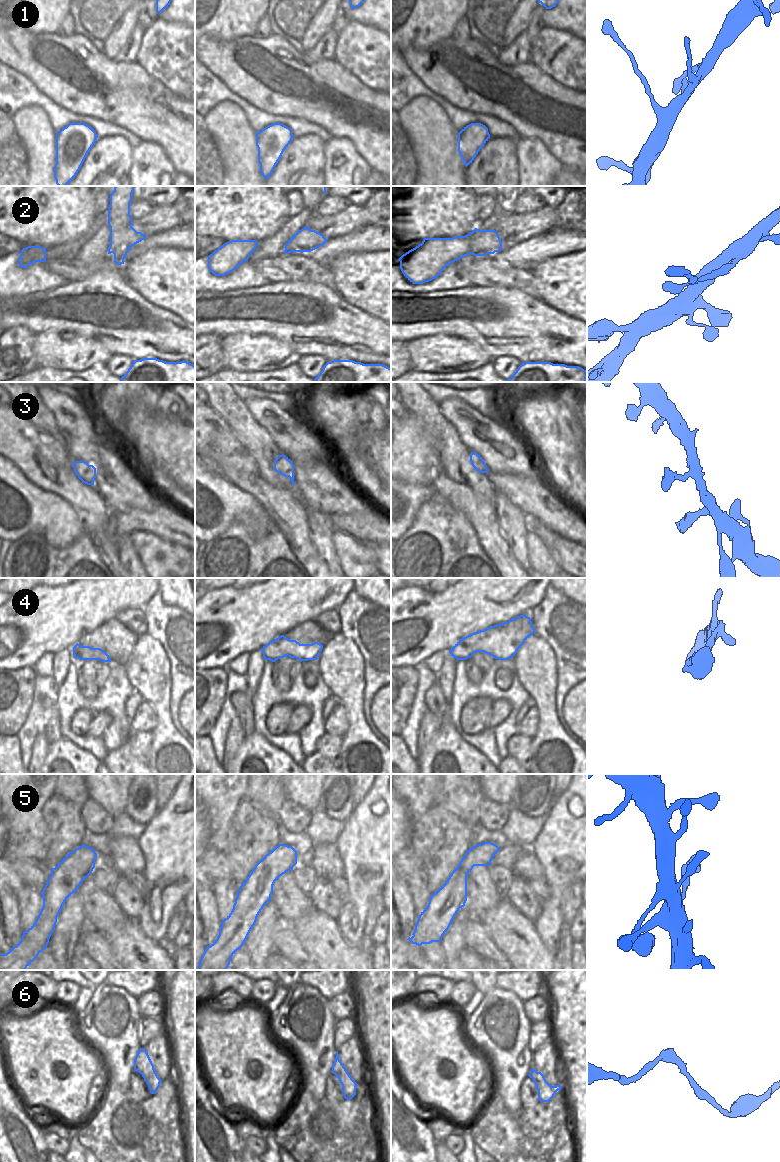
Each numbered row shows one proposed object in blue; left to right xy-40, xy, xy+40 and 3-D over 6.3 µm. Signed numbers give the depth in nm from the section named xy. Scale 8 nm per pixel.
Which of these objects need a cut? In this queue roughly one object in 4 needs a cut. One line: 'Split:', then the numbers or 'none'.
Split: none

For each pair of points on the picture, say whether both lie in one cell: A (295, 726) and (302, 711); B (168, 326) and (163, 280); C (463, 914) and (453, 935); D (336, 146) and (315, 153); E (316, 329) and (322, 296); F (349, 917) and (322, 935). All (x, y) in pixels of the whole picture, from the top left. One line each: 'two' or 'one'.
A: one
B: two
C: one
D: two
E: one
F: two

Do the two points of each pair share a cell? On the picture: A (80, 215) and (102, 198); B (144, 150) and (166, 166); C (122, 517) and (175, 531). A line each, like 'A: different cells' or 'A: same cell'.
A: different cells
B: same cell
C: same cell

